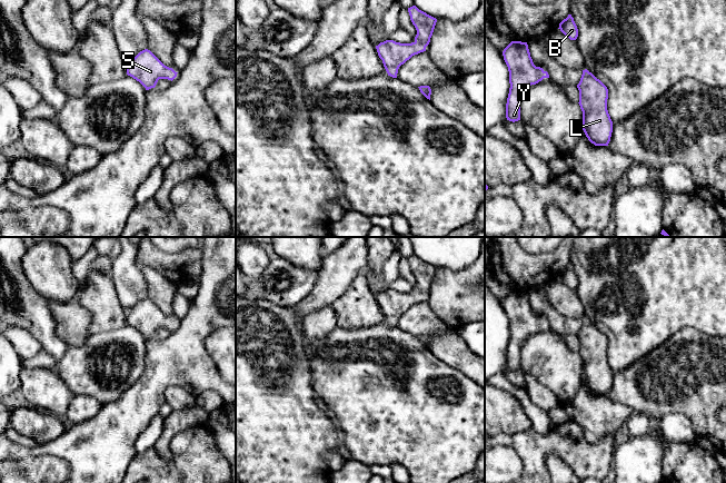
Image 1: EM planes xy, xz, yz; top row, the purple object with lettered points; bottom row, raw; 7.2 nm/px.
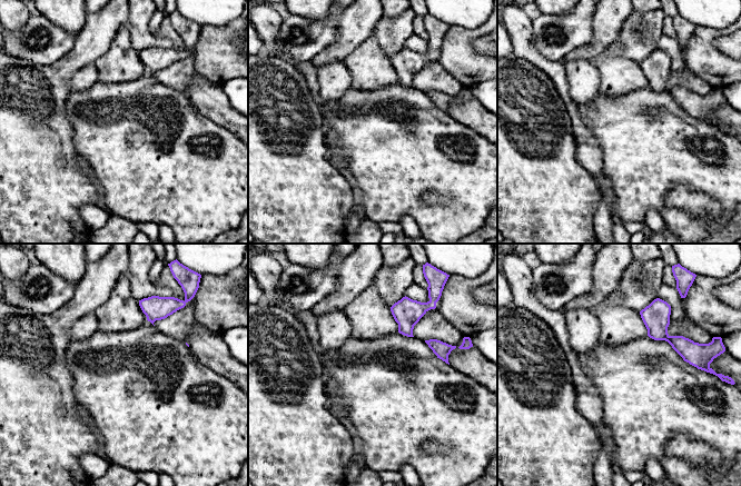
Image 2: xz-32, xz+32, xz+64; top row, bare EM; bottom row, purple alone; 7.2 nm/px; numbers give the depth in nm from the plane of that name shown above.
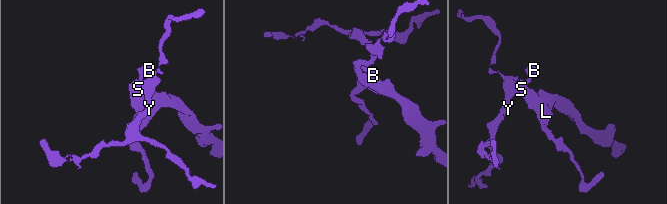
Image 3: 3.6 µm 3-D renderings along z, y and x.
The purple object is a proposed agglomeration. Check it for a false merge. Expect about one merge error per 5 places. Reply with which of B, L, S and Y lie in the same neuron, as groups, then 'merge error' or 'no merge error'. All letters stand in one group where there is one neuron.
groups B L S Y; no merge error

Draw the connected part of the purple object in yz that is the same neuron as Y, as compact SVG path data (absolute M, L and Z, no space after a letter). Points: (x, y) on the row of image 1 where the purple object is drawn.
M511 41L503 51L509 71L509 93L506 104L506 118L509 121L520 120L520 96L523 91L549 78L547 71L536 67L530 57L527 42Z

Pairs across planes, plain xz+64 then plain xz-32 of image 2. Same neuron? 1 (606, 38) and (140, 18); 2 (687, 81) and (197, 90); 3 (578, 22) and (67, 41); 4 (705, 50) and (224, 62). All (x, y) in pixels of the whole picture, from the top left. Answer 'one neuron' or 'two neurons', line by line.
1: two neurons
2: two neurons
3: one neuron
4: one neuron

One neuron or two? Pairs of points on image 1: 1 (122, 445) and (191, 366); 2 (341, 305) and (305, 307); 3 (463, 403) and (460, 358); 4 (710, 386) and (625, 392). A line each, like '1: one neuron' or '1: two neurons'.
1: one neuron
2: two neurons
3: two neurons
4: one neuron

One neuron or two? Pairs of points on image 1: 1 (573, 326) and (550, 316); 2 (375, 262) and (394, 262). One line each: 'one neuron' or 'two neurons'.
1: one neuron
2: two neurons

